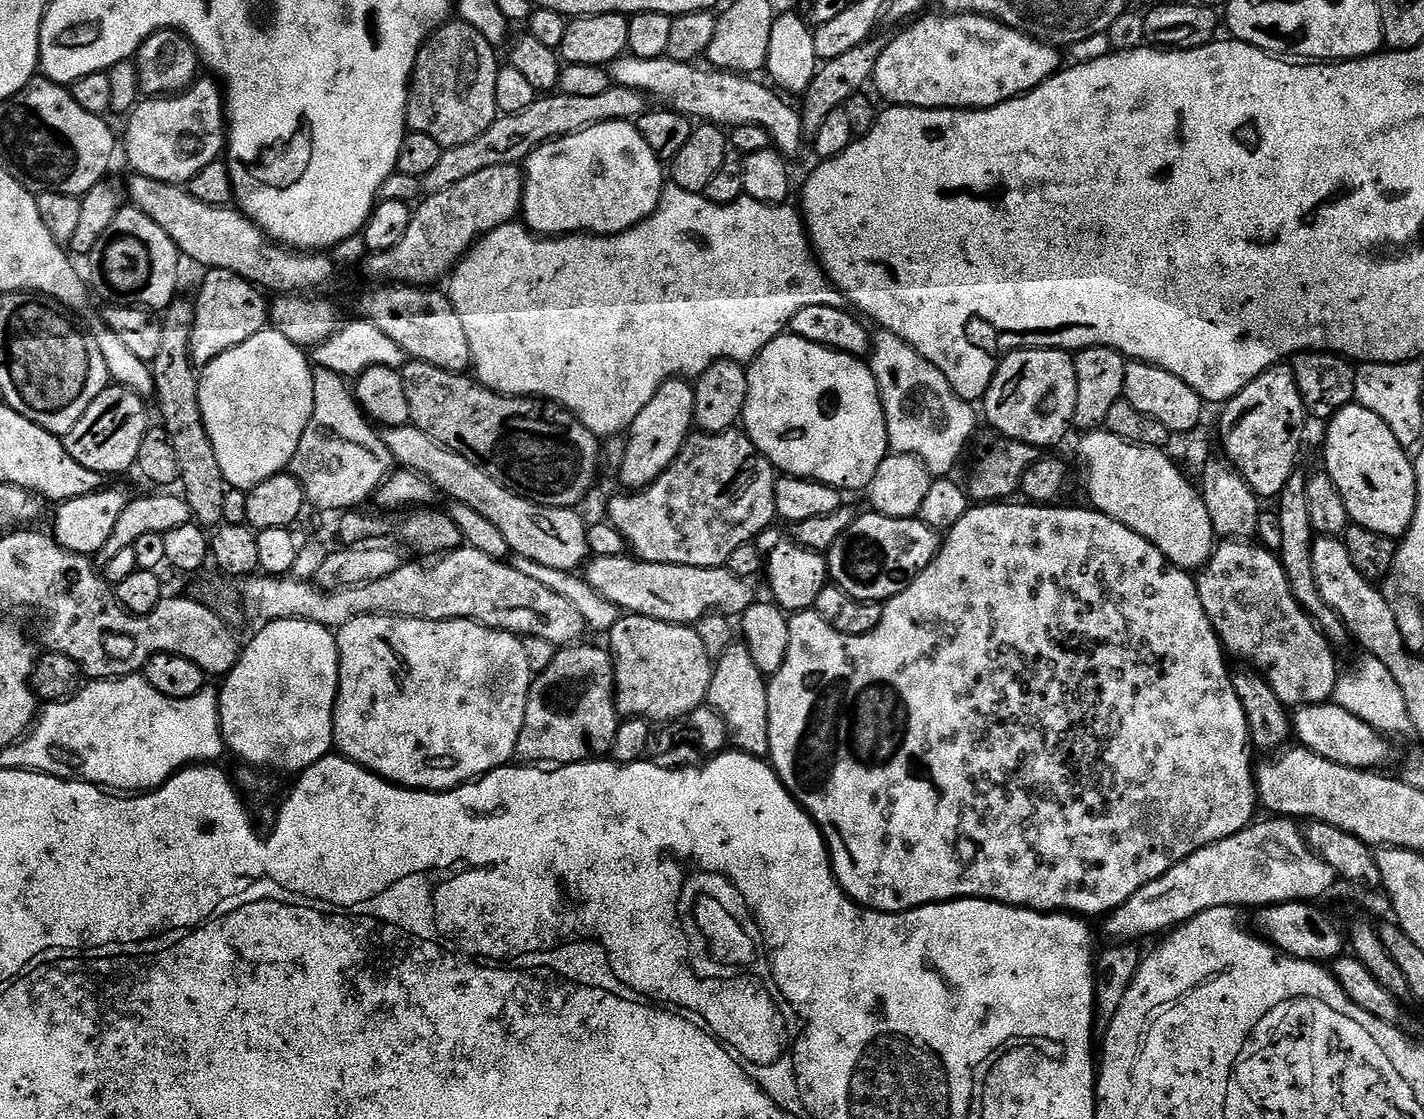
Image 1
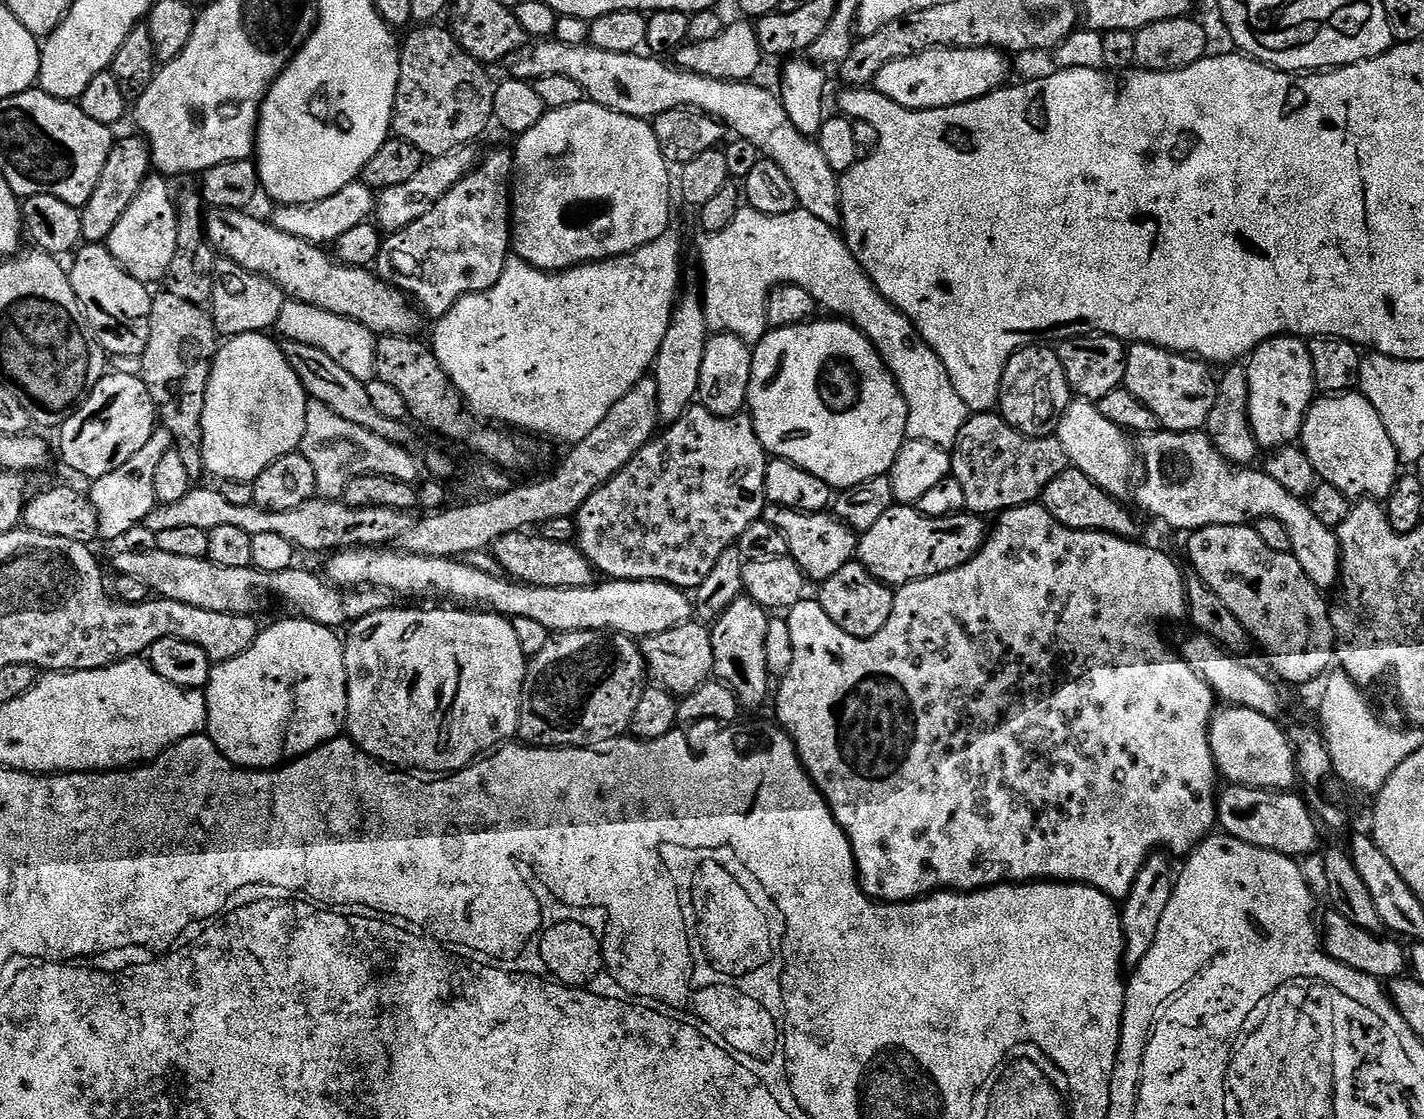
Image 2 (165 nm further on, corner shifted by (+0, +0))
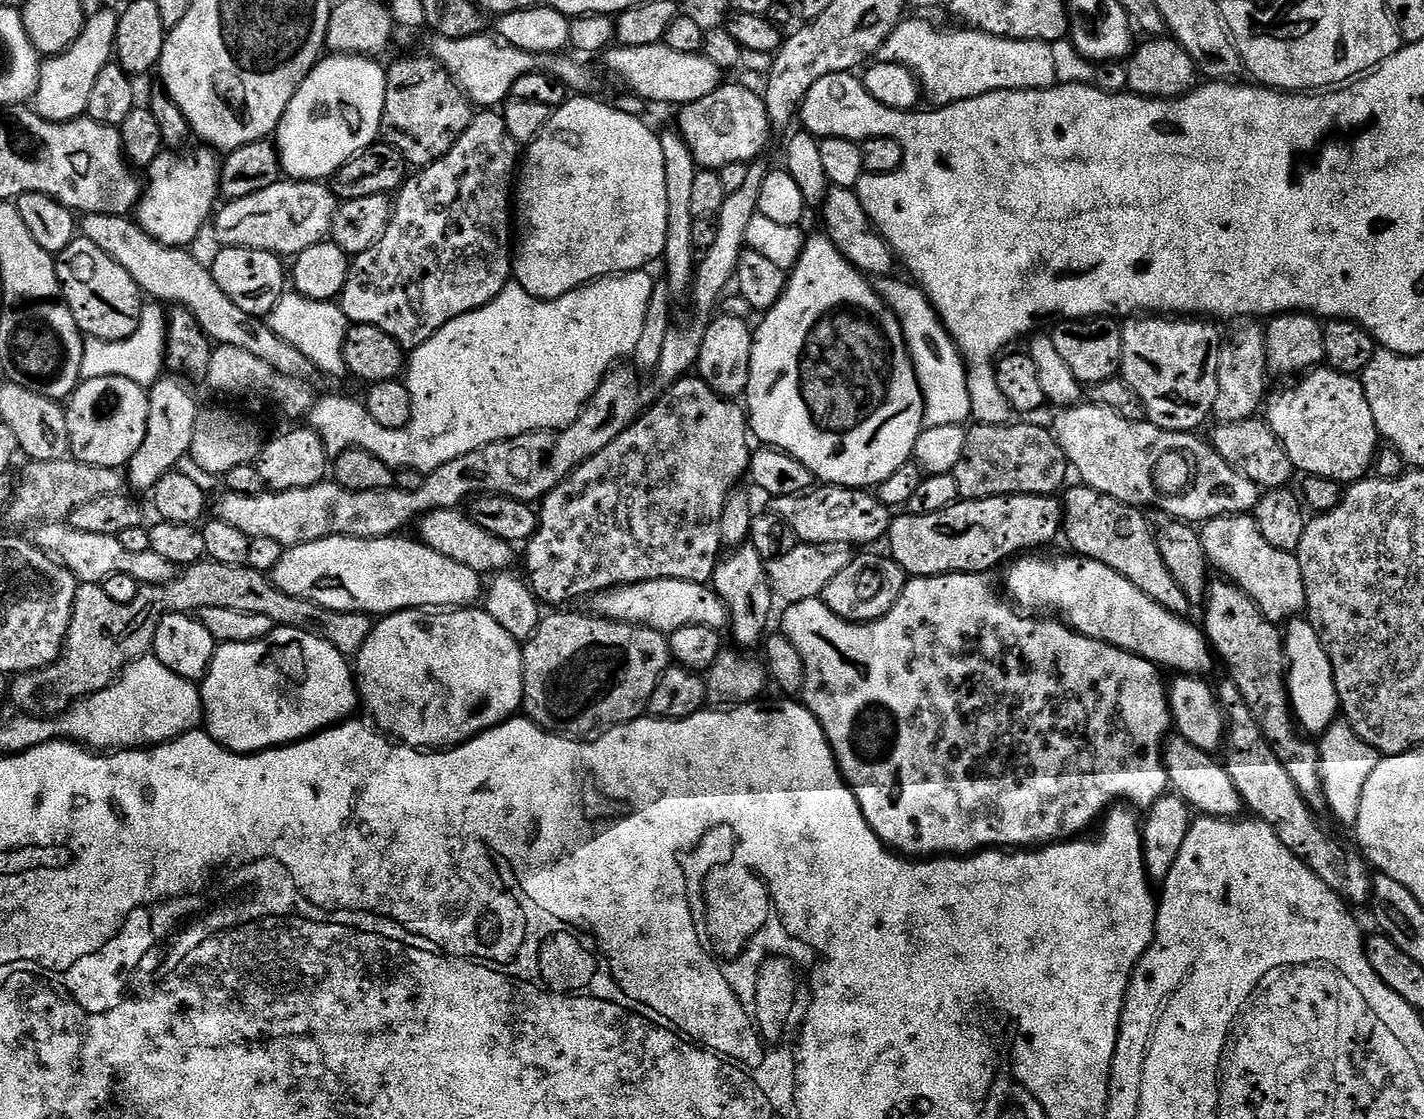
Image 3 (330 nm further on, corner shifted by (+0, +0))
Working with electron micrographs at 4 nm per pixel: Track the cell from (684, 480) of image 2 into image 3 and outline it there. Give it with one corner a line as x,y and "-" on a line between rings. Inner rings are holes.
689,374
683,380
677,380
667,389
665,396
657,395
654,403
643,409
640,417
629,426
606,450
598,450
594,458
585,464
579,464
570,475
554,490
550,490
538,504
538,527
536,533
526,542
522,552
522,564
528,571
527,583
537,600
545,605
568,606
571,600
580,600
597,596
607,588
616,588
619,584
637,584
651,580
681,580
695,584
708,584
712,579
716,565
722,556
722,545
718,526
722,522
722,510
726,506
726,498
737,487
741,479
745,479
750,459
750,425
743,407
740,408
735,399
719,396
699,375

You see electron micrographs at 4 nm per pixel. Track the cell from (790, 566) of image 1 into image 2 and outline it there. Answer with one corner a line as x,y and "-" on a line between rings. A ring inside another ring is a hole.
765,507
762,517
775,528
780,528
788,542
788,555
809,581
823,582
837,570
842,570
858,552
858,536
835,515
823,512
795,512
789,508

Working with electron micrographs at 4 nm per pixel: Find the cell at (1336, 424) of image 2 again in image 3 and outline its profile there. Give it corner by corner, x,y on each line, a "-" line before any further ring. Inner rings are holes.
1321,366
1305,375
1297,388
1271,397
1266,423
1282,442
1297,473
1347,486
1365,479
1378,451
1378,433
1361,381

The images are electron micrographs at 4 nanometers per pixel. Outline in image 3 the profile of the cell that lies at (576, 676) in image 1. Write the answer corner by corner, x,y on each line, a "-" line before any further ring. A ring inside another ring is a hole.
556,610
553,616
545,615
541,619
538,630
534,635
532,635
529,640
523,645
522,651
524,654
524,703
522,705
522,712
527,719
532,720
540,728
545,728
547,732
555,732
557,736
566,736
569,738
588,738
593,734
599,734
607,729
616,728
619,724
629,724
635,720
641,719
647,713
648,703
650,702
650,694
654,694
654,686
658,686
658,682
662,678
664,671
670,666
670,640
665,633
656,632
653,628
645,628
642,624
619,624
617,620
605,620
602,616
597,616
595,614
587,614
588,616
583,616
580,612
568,612
572,610

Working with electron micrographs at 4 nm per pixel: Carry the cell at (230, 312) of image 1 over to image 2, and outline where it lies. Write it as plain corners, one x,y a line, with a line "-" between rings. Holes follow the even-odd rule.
231,262
221,263
212,281
212,316
216,319
216,331
224,338
241,336
247,332
267,333
275,329
285,299
284,291
265,276
255,276

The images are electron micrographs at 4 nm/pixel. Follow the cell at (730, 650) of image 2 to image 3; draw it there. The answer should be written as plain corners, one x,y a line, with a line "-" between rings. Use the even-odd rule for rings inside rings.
741,546
729,551
717,563
710,587
719,594
722,602
728,607
730,633
732,632
732,640
736,643
733,645
740,650
752,650
756,643
757,647
769,631
768,615
772,612
772,604
774,605
772,587
768,584
766,562
760,557
758,550
750,546

